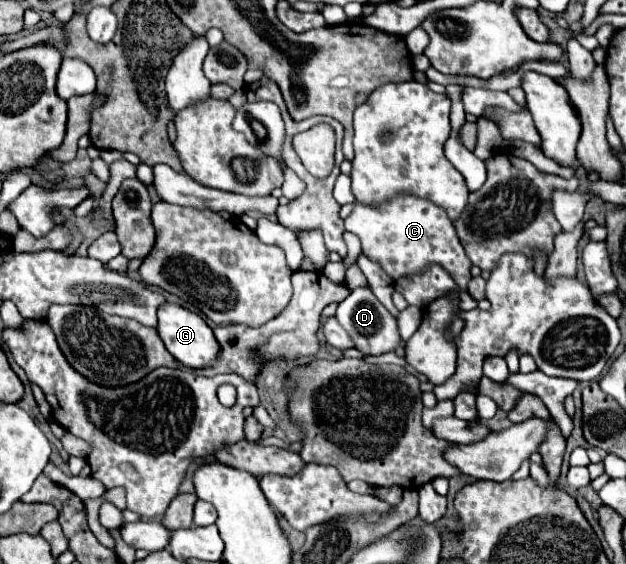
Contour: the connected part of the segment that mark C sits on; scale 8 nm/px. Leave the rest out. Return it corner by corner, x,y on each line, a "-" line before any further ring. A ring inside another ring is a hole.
401,194
401,198
387,198
381,206
355,202
353,212
345,218
345,230
359,236
363,252
379,262
393,280
421,272
427,264
441,264
461,288
467,288
471,280
471,260
455,234
453,222
449,222
445,210
433,206
429,200

